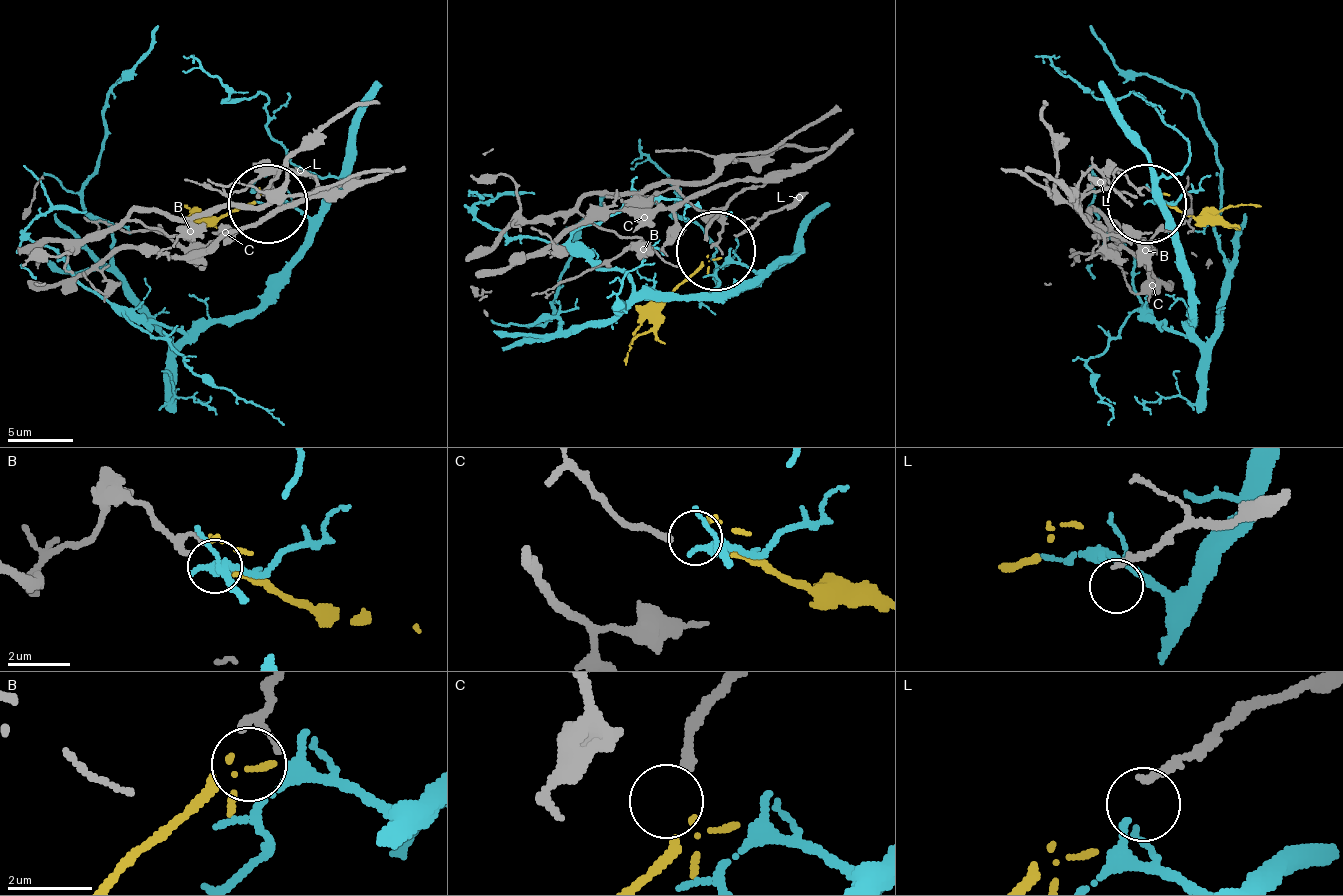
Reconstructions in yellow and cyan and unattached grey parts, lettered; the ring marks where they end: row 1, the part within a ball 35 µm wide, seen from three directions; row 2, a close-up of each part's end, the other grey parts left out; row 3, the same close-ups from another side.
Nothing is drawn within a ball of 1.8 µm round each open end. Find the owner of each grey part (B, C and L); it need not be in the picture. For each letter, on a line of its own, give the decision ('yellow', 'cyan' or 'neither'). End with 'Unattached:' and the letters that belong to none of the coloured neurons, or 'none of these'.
B: neither
C: yellow
L: neither
Unattached: B, L

